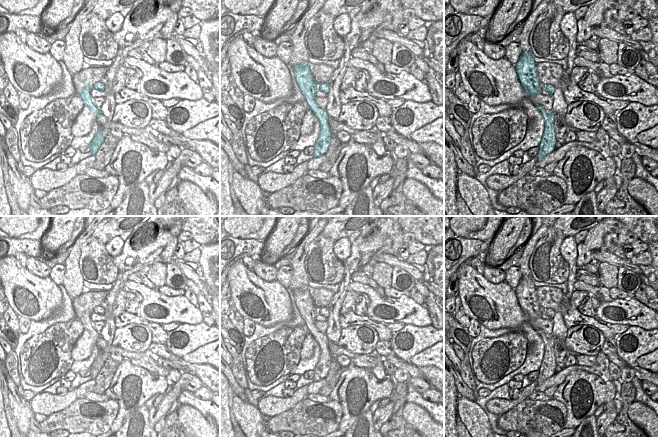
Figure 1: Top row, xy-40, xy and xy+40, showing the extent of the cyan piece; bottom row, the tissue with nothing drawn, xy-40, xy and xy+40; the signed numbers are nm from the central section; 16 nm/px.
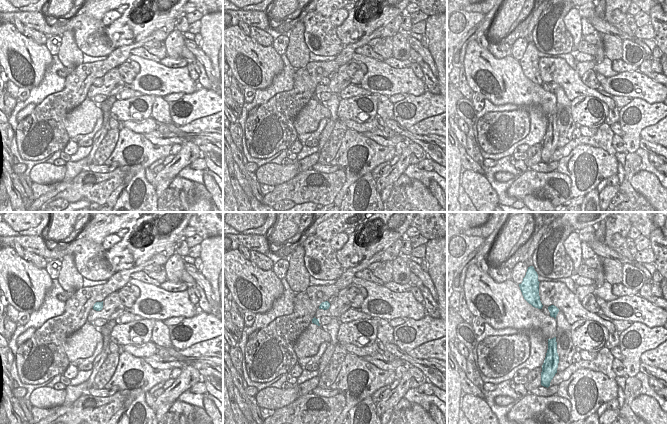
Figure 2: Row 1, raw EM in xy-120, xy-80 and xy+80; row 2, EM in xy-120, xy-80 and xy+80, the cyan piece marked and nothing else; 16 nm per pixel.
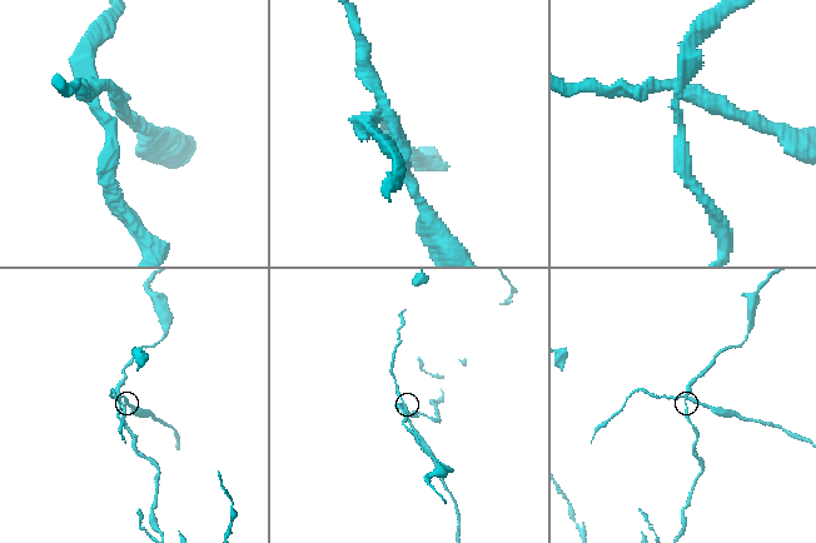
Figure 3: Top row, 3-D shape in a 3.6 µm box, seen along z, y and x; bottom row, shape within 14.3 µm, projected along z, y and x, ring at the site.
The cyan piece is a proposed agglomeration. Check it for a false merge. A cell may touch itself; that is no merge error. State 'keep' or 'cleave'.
cleave

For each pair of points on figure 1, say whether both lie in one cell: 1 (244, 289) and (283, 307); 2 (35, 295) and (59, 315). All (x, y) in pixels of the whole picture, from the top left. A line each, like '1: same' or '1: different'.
1: same
2: different

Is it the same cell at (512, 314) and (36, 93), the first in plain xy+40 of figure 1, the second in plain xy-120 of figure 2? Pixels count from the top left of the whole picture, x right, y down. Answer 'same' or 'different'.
different

